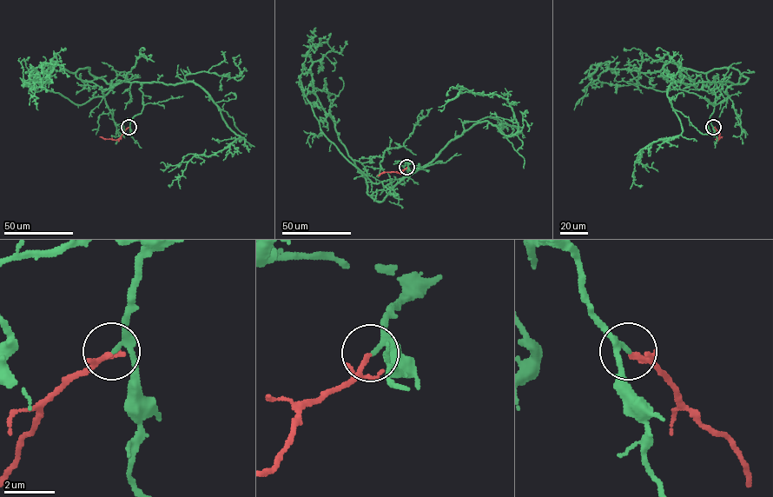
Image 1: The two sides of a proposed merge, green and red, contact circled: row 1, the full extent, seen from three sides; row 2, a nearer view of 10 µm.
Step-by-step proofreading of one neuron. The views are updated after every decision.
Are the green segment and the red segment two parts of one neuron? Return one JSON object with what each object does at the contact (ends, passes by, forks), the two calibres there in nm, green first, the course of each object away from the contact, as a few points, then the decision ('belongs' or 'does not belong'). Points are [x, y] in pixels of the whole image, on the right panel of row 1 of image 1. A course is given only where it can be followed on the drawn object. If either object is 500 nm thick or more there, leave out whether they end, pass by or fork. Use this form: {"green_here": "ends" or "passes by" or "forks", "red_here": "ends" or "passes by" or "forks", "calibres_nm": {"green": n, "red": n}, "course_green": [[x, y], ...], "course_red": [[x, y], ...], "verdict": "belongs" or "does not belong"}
{"green_here": "passes by", "red_here": "forks", "calibres_nm": {"green": 140, "red": 100}, "course_green": [[713, 127], [715, 83], [747, 80], [731, 68], [702, 73], [666, 62], [659, 71], [606, 69], [574, 109]], "course_red": [[713, 127], [720, 133], [718, 140], [722, 136]], "verdict": "belongs"}

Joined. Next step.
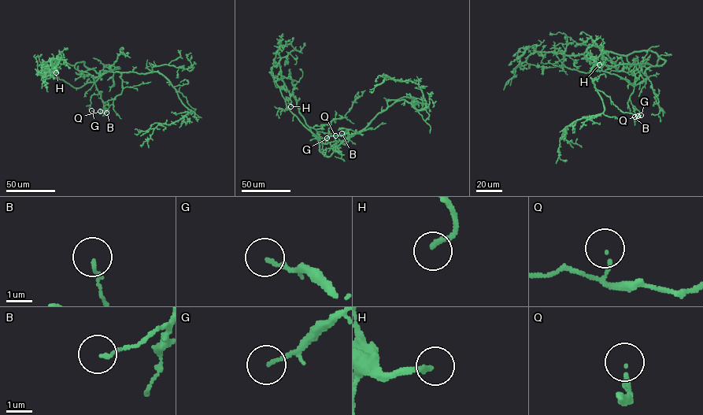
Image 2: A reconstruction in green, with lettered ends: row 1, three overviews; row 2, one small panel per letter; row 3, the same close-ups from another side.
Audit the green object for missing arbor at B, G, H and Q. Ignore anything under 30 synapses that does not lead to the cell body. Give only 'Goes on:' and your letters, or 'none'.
Goes on: H

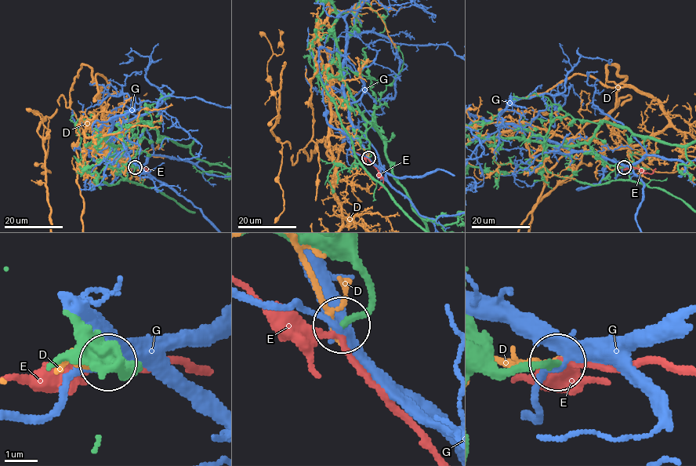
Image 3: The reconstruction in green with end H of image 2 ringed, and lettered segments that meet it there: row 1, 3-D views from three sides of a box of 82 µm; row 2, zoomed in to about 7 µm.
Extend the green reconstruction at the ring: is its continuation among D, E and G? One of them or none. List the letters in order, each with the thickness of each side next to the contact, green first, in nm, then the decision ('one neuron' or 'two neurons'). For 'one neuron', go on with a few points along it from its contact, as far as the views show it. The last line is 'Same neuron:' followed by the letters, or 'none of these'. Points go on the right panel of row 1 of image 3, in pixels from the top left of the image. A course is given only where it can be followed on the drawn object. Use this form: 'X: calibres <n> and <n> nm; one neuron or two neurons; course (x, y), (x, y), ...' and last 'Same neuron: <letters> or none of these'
D: calibres 200 and 150 nm; two neurons
E: calibres 200 and 160 nm; one neuron; course (623, 167), (633, 167), (643, 172), (652, 173), (655, 168)
G: calibres 200 and 280 nm; two neurons
Same neuron: E

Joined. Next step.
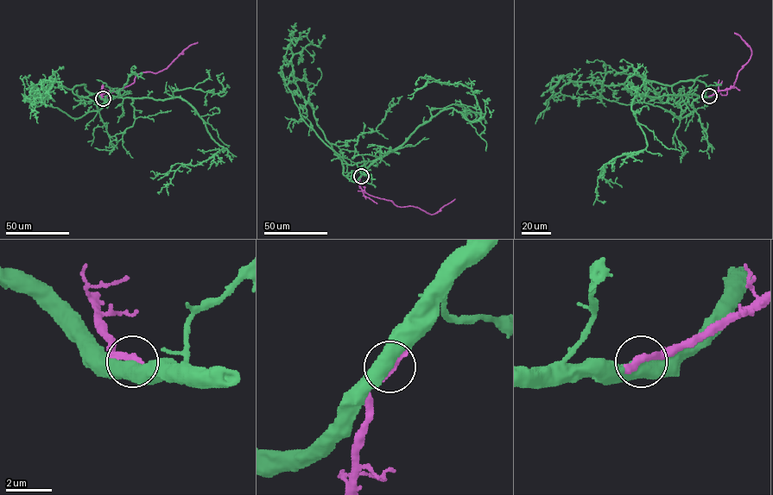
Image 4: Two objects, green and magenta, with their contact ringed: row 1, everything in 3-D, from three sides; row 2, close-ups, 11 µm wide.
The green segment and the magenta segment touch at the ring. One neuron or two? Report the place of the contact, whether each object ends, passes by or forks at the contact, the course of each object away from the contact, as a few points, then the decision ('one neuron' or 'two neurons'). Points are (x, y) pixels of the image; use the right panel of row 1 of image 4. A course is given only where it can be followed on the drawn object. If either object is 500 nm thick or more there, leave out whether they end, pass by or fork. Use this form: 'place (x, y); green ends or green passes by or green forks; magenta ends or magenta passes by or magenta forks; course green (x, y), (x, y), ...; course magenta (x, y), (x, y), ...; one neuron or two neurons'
place (709, 96); course green (708, 96), (638, 95), (631, 109), (647, 147), (612, 159), (598, 176), (620, 184); course magenta (708, 96), (733, 85), (738, 72), (750, 58), (750, 48), (734, 33); one neuron

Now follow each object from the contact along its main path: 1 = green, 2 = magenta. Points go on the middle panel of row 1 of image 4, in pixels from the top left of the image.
1: (361, 176), (440, 111), (453, 108), (470, 122), (480, 116), (475, 96), (460, 84), (428, 79), (408, 97)
2: (361, 176), (359, 186), (365, 192), (389, 200), (400, 207), (415, 206), (427, 213), (435, 213), (455, 199)

